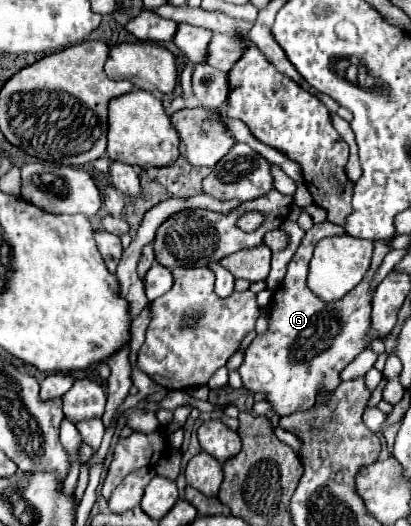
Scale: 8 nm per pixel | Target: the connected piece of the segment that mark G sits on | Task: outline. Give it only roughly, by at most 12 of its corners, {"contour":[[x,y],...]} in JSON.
{"contour":[[306,232],[274,290],[268,330],[238,368],[280,418],[310,410],[366,348],[368,276],[326,304],[306,286]]}

